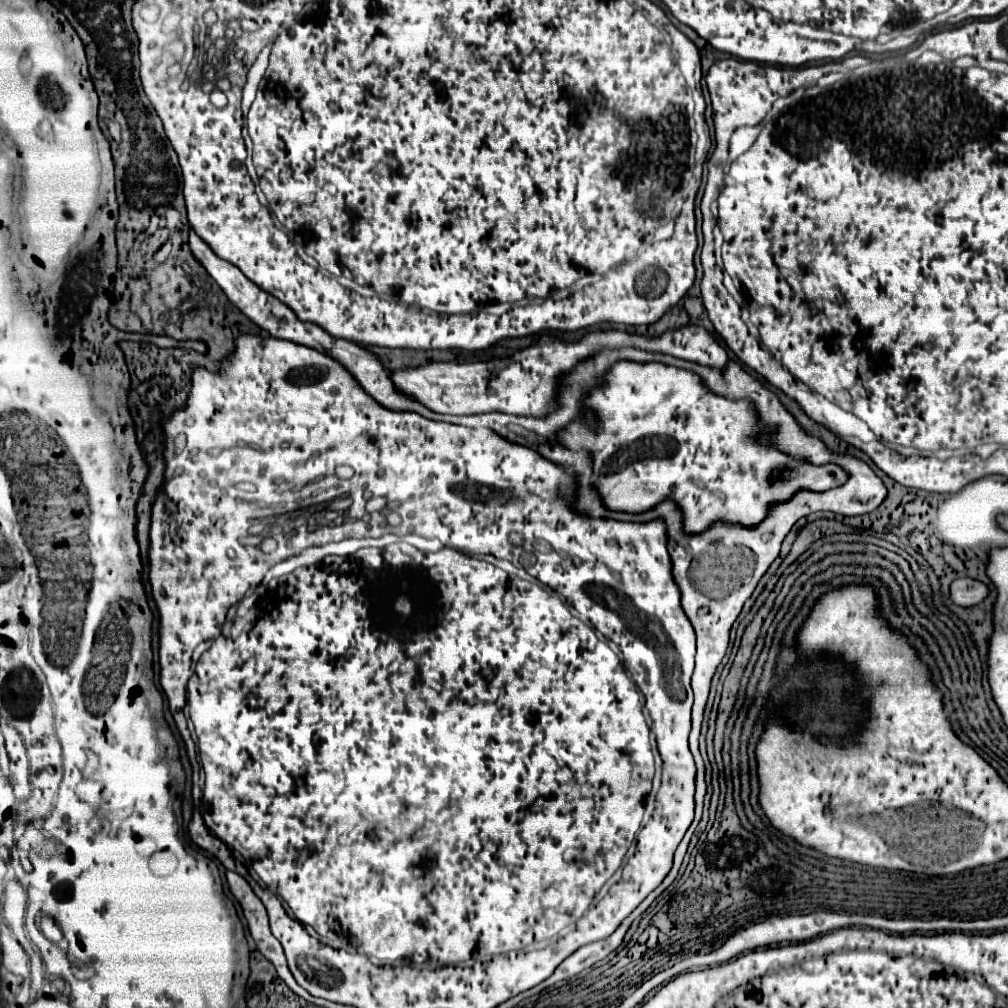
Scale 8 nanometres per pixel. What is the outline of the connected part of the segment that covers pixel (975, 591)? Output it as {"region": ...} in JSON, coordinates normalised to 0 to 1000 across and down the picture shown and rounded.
{"region":[[[949,574],[943,578],[943,596],[953,602],[963,602],[979,592],[981,584],[967,574]]]}

